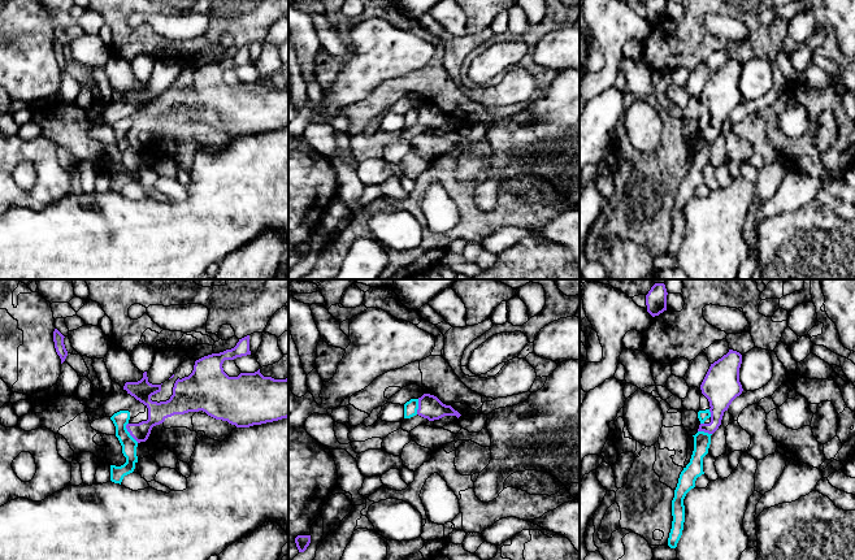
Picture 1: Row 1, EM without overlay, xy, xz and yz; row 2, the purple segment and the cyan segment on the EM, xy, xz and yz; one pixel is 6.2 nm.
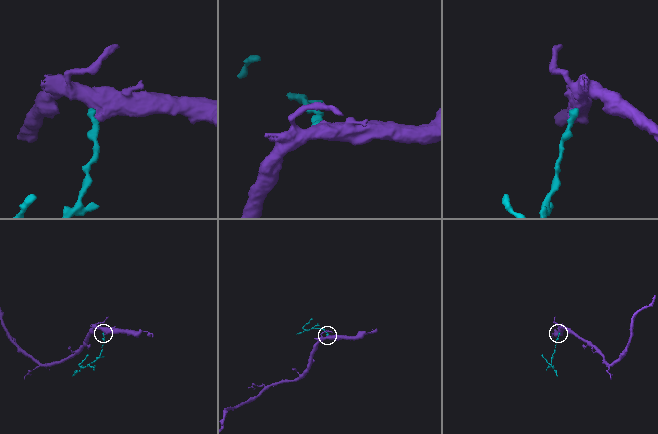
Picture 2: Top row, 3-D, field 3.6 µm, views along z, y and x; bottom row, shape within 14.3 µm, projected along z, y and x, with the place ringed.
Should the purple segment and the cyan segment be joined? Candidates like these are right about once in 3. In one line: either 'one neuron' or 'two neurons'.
two neurons

